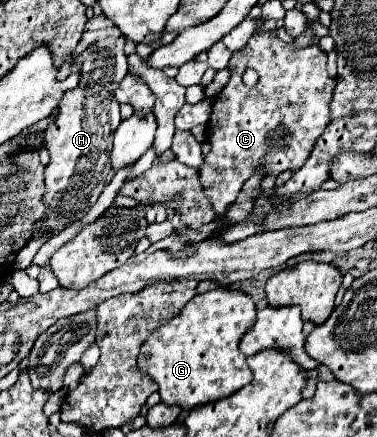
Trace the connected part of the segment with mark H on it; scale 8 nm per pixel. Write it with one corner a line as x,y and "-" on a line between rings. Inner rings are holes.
92,16
86,22
84,34
76,50
68,56
58,72
58,80
68,78
72,60
90,50
80,68
80,82
72,92
66,92
58,104
58,118
46,132
46,148
50,150
50,164
46,166
46,212
56,214
56,234
68,224
86,216
92,204
104,190
110,172
112,134
120,126
120,104
114,100
114,90
126,76
126,38
106,16

